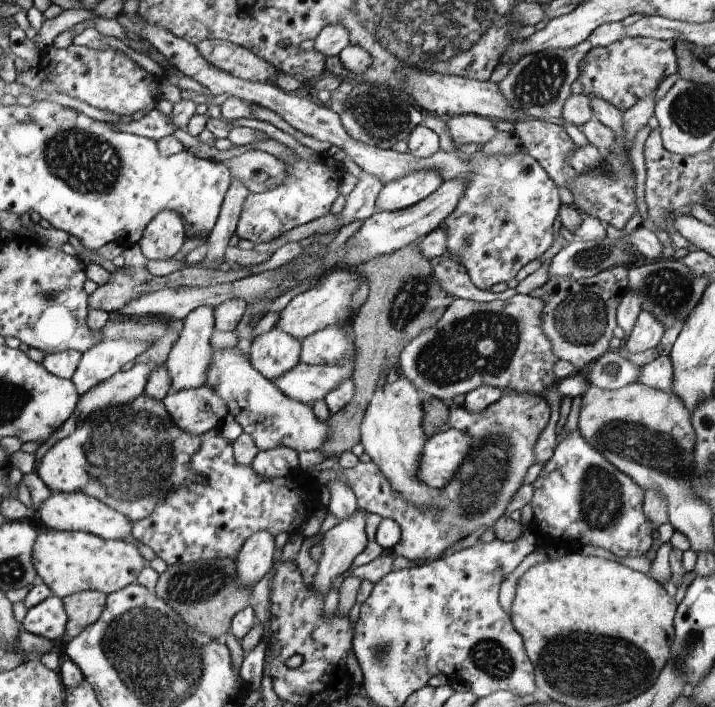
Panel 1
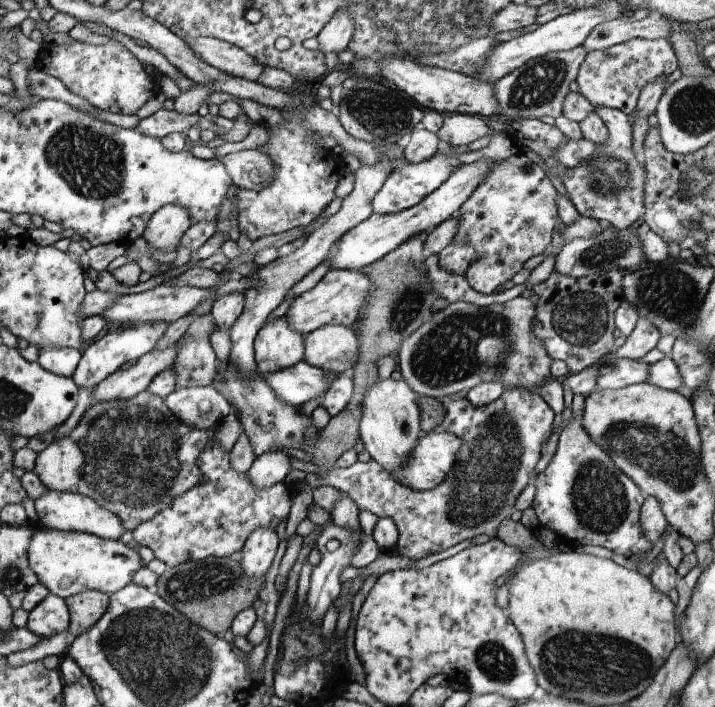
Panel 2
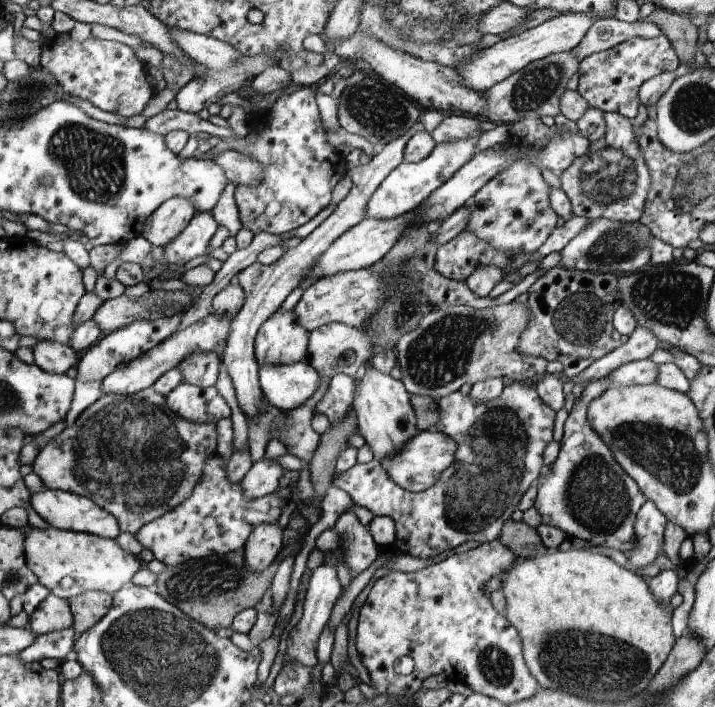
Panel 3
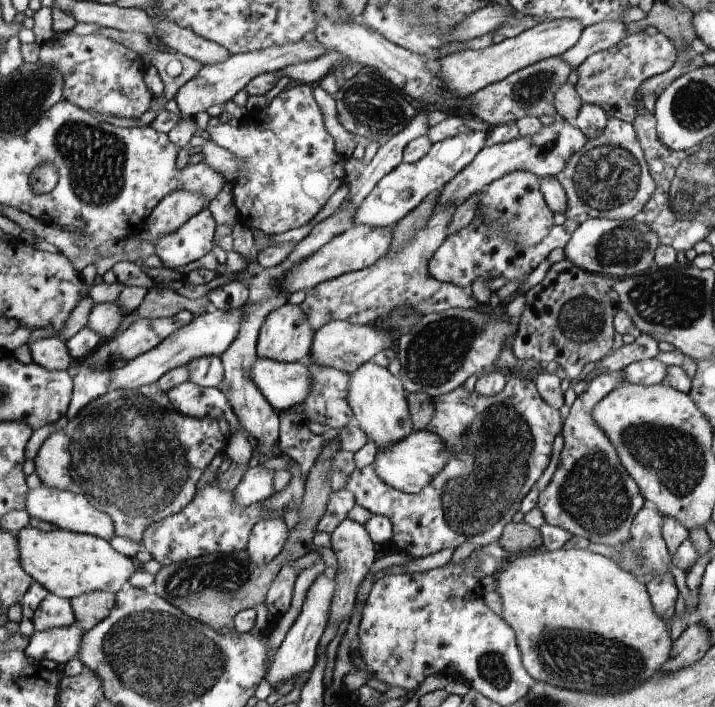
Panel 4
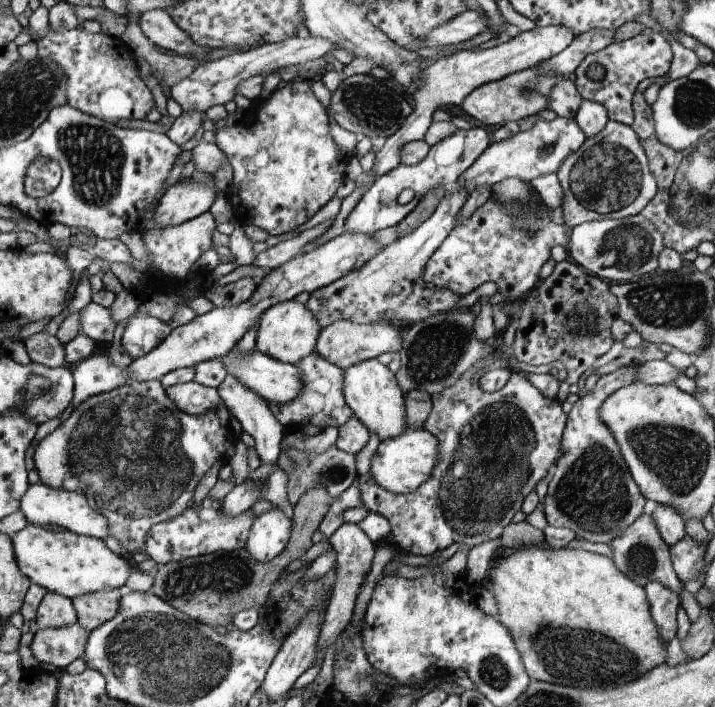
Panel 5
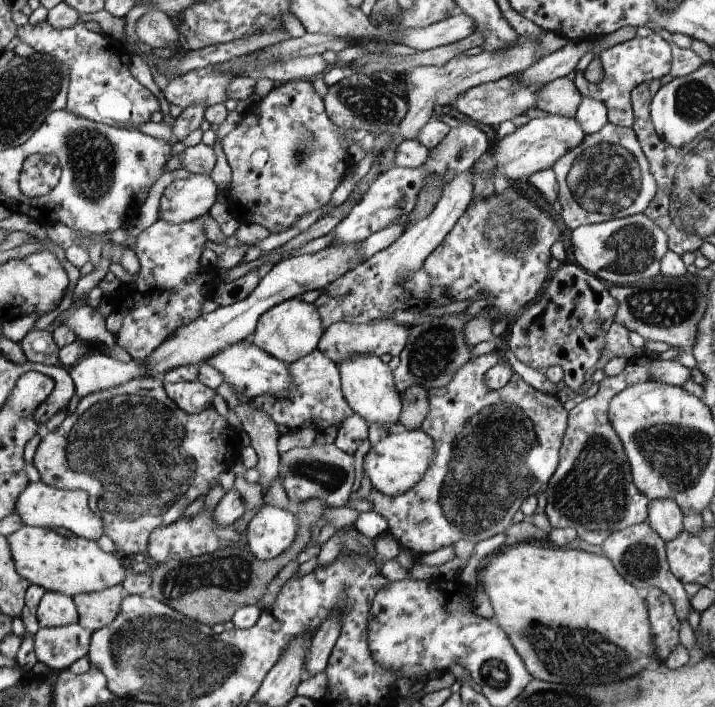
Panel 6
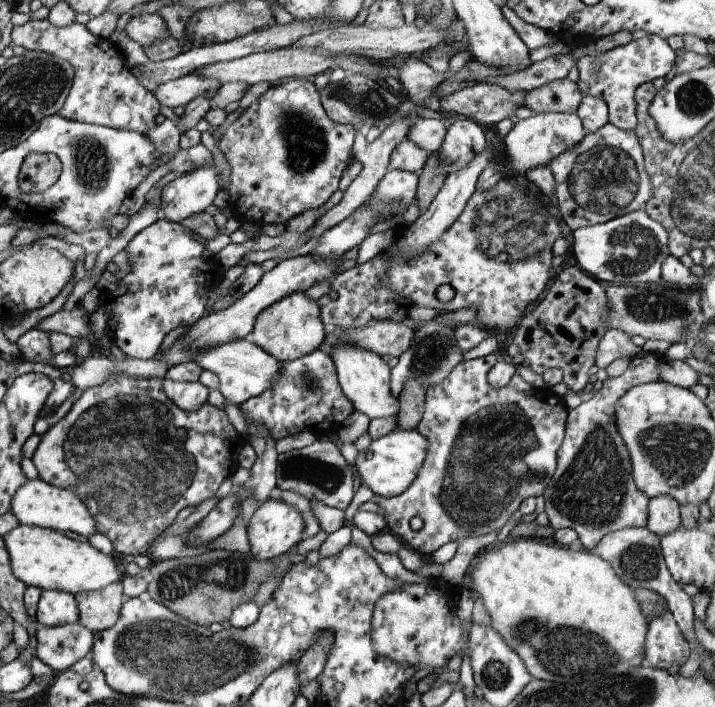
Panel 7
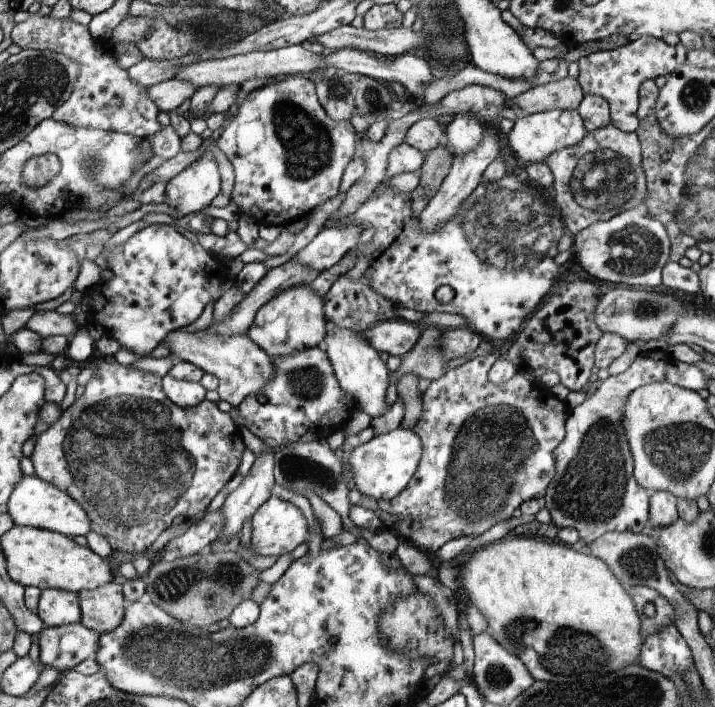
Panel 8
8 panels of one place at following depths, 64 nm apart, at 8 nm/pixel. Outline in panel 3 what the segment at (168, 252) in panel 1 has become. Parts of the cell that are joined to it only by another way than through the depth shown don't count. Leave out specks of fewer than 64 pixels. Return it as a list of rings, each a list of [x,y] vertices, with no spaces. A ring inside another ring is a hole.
[[[174,197],[161,204],[145,222],[143,237],[151,246],[166,247],[172,243],[193,220],[196,208],[189,200]]]

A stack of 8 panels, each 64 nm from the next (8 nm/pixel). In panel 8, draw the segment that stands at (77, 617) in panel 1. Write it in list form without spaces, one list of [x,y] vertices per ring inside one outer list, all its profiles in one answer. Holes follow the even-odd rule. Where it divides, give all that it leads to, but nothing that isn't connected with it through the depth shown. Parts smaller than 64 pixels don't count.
[[[112,581],[80,595],[81,623],[98,634],[113,631],[124,619],[122,584]]]

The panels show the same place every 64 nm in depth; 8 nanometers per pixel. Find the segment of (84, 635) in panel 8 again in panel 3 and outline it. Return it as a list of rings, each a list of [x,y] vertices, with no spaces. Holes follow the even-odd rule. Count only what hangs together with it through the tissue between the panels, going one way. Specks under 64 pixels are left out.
[[[73,627],[37,635],[36,640],[17,655],[23,663],[40,662],[44,658],[54,658],[62,663],[72,657],[77,638]]]

